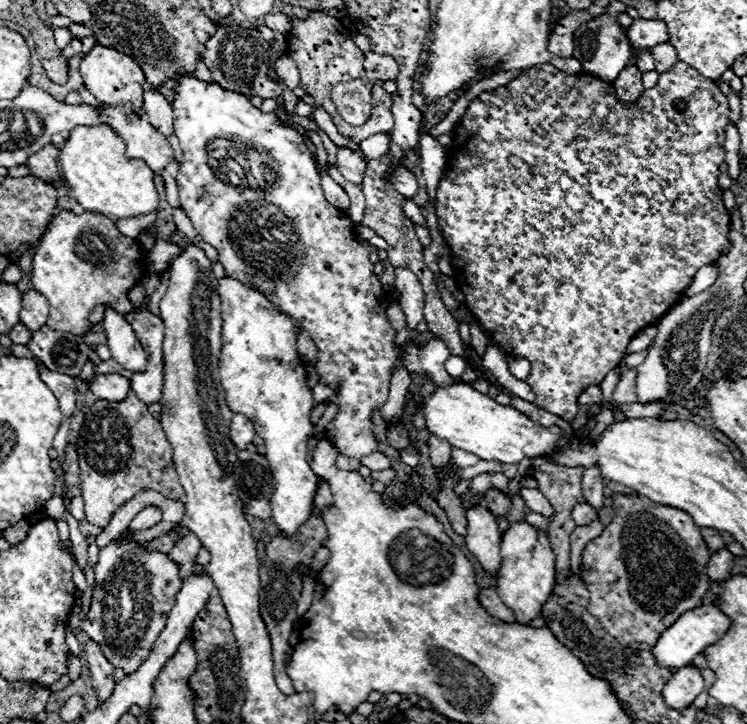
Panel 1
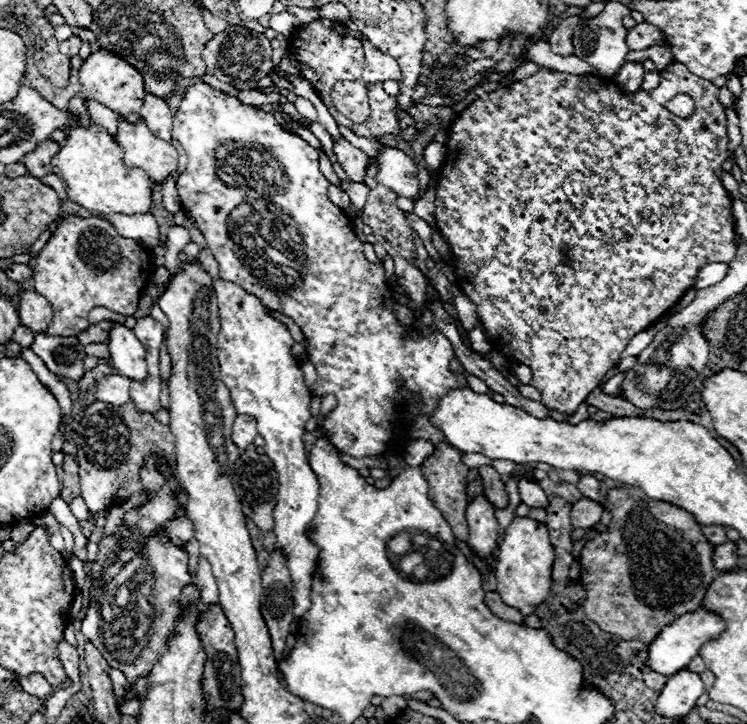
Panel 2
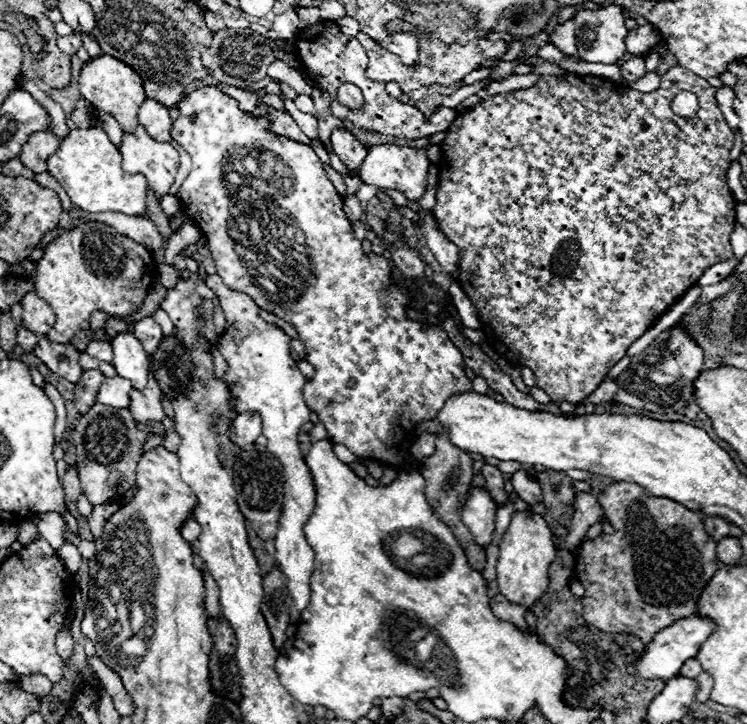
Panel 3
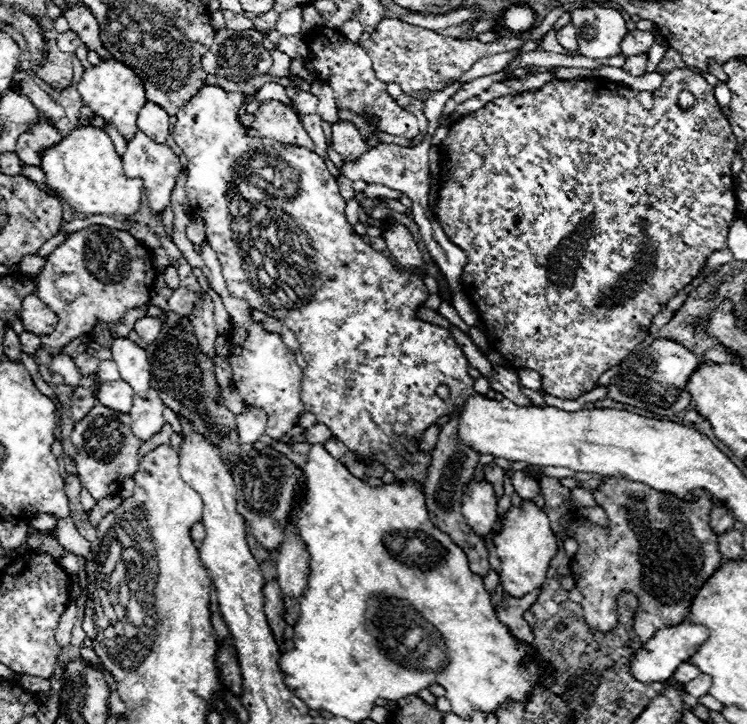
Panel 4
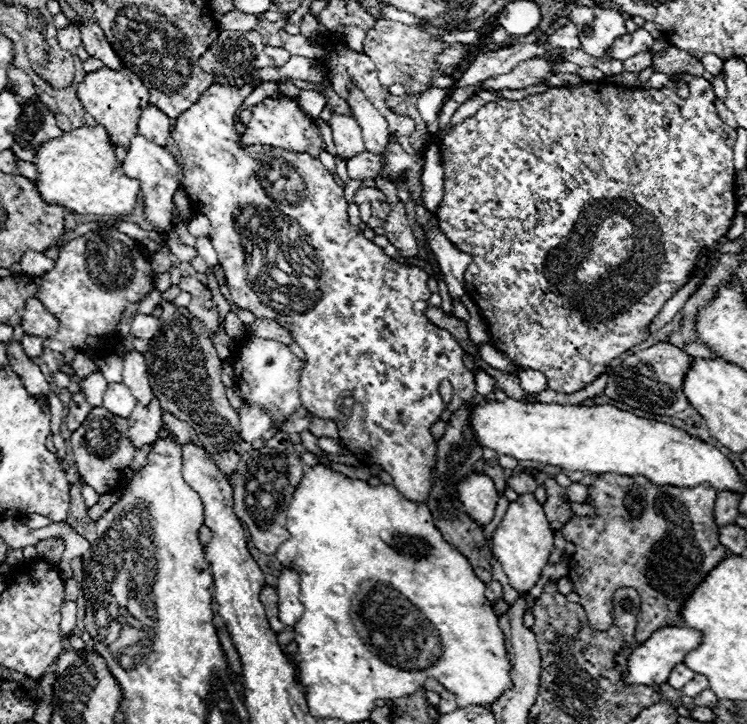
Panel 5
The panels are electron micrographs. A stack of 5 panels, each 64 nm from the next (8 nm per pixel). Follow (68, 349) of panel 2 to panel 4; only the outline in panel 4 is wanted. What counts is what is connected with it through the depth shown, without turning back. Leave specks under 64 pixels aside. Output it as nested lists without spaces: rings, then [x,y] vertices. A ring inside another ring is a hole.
[[[60,350],[58,354],[52,354],[50,356],[50,366],[52,366],[52,372],[60,374],[68,382],[68,386],[72,386],[72,388],[78,386],[80,372],[78,372],[78,368],[74,364],[74,358],[70,354],[66,354],[64,350]]]

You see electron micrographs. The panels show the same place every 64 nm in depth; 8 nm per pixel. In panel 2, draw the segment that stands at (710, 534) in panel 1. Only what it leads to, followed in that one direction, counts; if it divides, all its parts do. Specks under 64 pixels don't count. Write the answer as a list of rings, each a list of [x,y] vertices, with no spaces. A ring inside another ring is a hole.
[[[702,526],[702,534],[714,546],[720,546],[722,542],[726,542],[726,530],[722,526]]]

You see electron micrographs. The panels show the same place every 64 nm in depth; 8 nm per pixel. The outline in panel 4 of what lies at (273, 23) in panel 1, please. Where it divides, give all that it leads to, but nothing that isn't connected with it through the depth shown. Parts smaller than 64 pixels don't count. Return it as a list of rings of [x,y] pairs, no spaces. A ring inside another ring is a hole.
[[[296,6],[280,14],[276,22],[276,32],[280,36],[298,36],[302,32],[300,24],[302,24],[302,6]]]

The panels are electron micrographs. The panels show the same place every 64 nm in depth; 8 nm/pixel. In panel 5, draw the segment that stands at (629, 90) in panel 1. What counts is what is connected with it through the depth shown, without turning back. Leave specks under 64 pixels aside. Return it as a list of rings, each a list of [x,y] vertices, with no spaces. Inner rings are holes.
[[[646,52],[646,54],[636,54],[634,58],[628,58],[628,60],[622,62],[622,64],[624,64],[624,70],[626,70],[626,72],[636,74],[636,72],[642,72],[644,68],[648,68],[648,66],[652,64],[652,54],[650,54],[650,52]]]

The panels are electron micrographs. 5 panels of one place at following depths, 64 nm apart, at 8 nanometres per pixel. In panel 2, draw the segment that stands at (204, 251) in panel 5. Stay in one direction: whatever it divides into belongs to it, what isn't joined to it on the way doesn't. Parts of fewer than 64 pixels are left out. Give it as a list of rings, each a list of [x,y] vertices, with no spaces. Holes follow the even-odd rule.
[[[214,278],[218,294],[222,330],[218,334],[220,378],[230,390],[234,410],[256,420],[258,434],[264,438],[266,456],[278,470],[278,502],[274,508],[276,546],[288,552],[288,570],[294,580],[294,616],[306,614],[310,608],[312,578],[316,570],[318,548],[304,536],[304,528],[314,520],[318,508],[318,480],[308,464],[308,452],[302,436],[310,420],[310,390],[304,384],[304,372],[292,356],[294,338],[288,328],[270,316],[270,310],[234,282]]]

